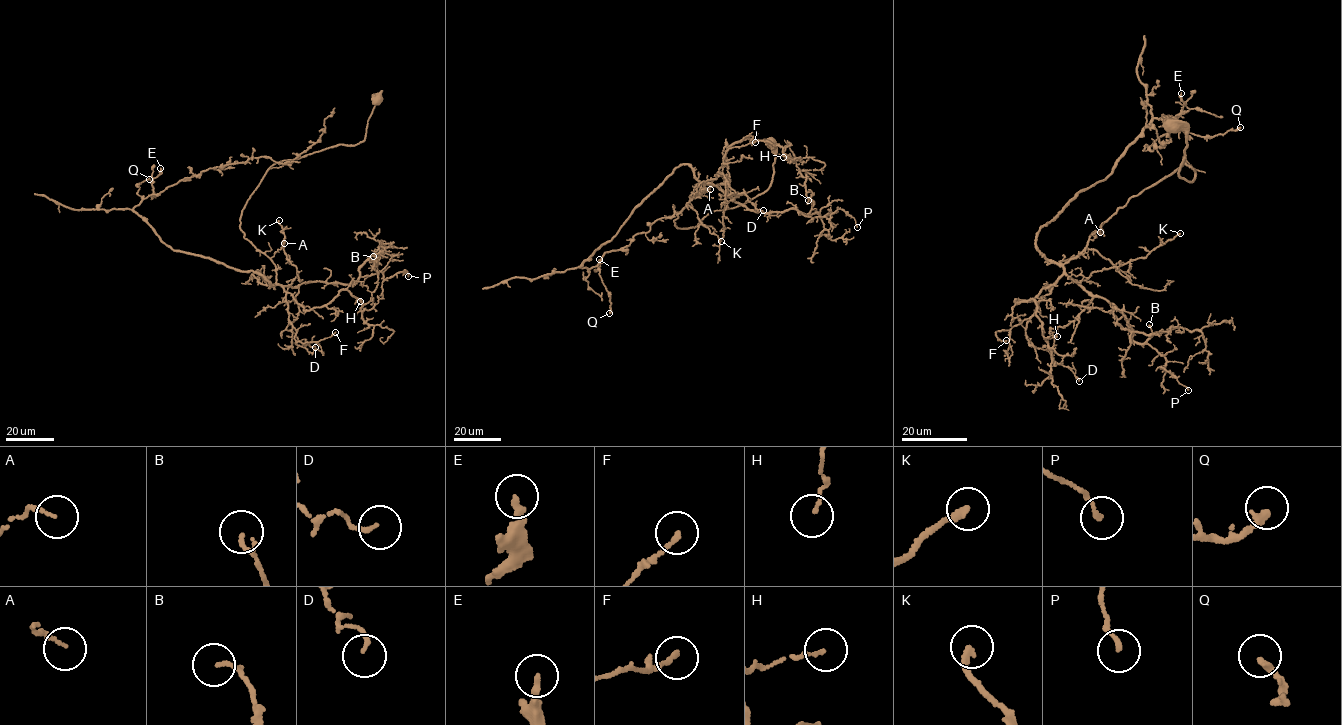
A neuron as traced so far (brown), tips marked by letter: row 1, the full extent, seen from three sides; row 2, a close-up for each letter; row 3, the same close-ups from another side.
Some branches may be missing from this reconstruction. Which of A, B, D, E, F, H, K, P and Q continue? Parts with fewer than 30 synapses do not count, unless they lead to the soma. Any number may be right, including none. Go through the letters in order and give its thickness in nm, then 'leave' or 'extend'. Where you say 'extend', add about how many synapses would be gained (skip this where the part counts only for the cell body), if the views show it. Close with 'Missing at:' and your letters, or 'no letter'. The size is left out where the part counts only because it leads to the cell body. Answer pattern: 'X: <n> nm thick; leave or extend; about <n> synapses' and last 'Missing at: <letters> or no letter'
A: 90 nm thick; leave
B: 120 nm thick; leave
D: 120 nm thick; leave
E: 220 nm thick; leave
F: 160 nm thick; leave
H: 90 nm thick; leave
K: 200 nm thick; leave
P: 150 nm thick; leave
Q: 260 nm thick; leave
Missing at: no letter

